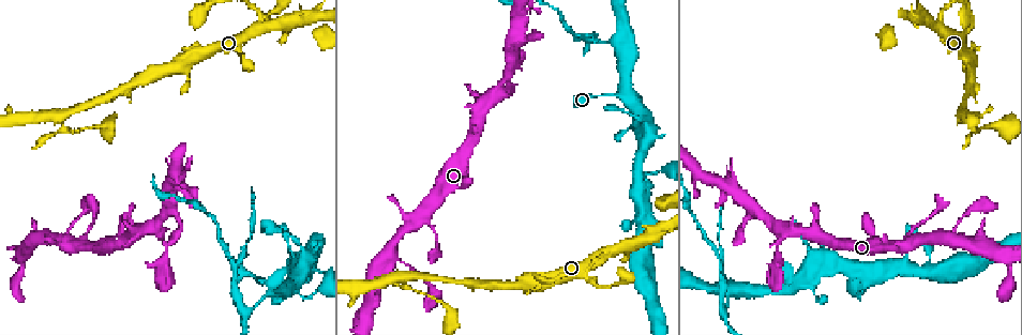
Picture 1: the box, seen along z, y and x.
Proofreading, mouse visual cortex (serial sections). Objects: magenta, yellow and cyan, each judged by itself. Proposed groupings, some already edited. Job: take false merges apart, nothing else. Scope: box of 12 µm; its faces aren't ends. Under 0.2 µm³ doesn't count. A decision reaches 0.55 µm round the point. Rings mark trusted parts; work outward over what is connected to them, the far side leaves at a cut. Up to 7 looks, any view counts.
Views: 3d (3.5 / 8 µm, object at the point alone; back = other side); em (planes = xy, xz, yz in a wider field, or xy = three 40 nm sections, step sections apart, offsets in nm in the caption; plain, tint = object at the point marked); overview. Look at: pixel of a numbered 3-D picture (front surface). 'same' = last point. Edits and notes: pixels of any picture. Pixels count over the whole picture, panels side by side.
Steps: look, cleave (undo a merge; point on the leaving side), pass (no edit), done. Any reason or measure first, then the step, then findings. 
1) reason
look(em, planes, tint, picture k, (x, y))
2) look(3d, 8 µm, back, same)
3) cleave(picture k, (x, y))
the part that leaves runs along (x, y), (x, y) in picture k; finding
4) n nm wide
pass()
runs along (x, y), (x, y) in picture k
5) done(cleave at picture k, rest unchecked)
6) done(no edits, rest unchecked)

look(3d, 3.5 µm, picture 1, (698, 167))

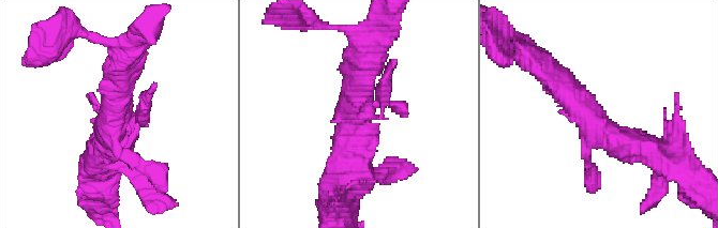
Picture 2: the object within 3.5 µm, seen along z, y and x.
look(em, planes, tint, picture 2, (599, 116))

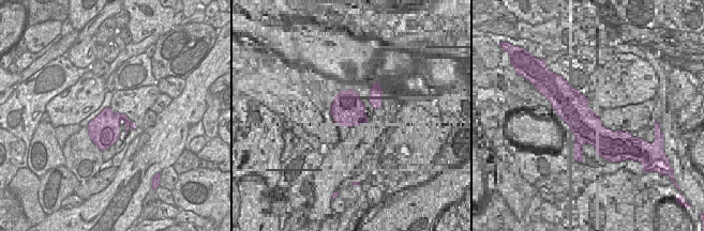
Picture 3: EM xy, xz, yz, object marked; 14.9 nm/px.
look(em, xy, step 1, tint, same)

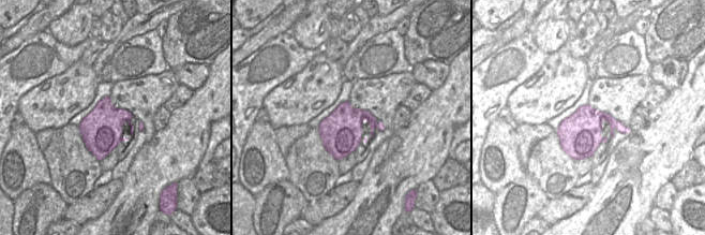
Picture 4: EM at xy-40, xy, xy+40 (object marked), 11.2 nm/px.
pass()
runs along (626, 143), (552, 88) in picture 2; all the same cell

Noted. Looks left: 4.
abrupt turn
look(3d, 3.5 µm, picture 1, (301, 297))

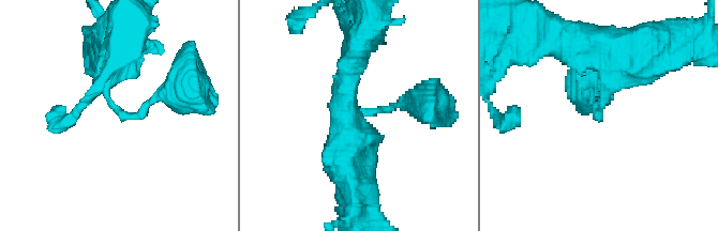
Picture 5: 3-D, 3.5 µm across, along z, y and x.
arms of 250, 300 nm; shape alone is not enough
look(em, xy, step 3, plain, picture 5, (597, 117))

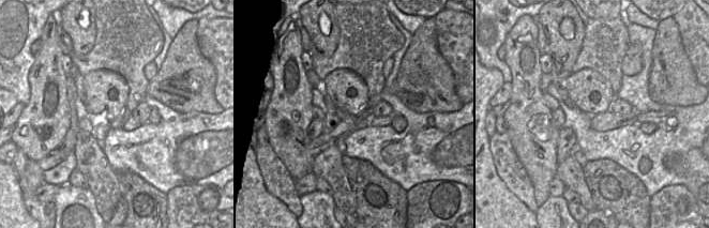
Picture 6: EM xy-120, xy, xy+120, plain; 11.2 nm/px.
look(em, xy, step 3, tint, same)

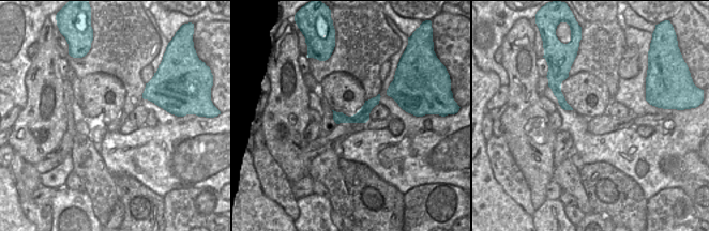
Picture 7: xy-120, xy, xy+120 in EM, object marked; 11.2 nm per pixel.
pass()
runs along (105, 52), (105, 95), (121, 116), (184, 86) in picture 5; continuous, no second cell

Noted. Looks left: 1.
sharp bend
look(3d, 3.5 µm, picture 1, (61, 117))

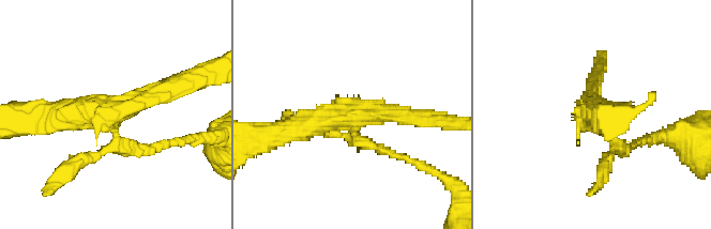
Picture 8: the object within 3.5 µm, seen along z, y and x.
pass()
continuous, no second cell

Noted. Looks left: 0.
done(no edits, rest unchecked)

